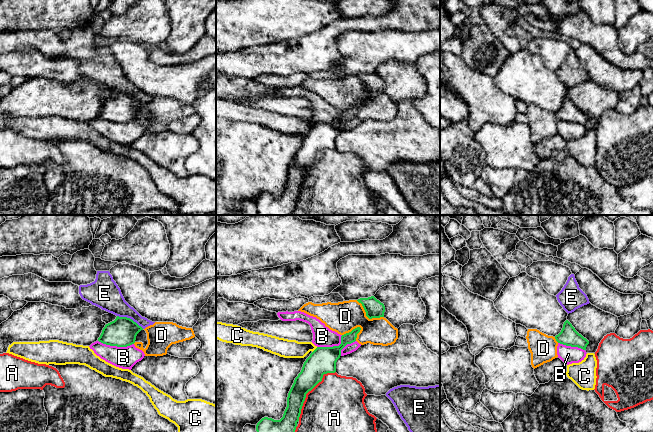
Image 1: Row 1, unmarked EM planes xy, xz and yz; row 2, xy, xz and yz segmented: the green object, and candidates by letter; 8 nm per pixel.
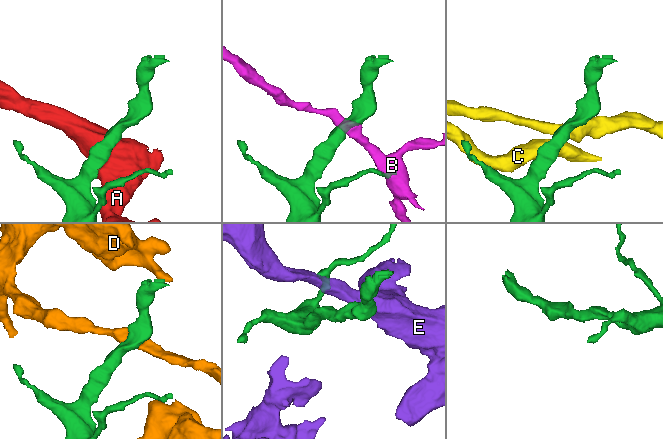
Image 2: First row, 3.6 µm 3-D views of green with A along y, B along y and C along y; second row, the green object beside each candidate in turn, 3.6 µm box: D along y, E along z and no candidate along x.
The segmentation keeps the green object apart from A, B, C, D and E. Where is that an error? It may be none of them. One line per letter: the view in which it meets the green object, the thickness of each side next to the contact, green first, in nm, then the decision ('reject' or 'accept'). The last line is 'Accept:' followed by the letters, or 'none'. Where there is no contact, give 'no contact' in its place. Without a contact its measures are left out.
A: xz | 200/480 nm | reject
B: xy | 240/180 nm | reject
C: xz | 220/150 nm | reject
D: xz | 150/260 nm | reject
E: xy | 240/220 nm | reject
Accept: none

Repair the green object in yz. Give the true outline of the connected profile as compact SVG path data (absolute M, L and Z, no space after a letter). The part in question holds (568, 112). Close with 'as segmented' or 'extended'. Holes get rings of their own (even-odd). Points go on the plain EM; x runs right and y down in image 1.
M568 96L564 98L561 108L555 112L555 115L560 120L583 126L586 126L589 120L589 117L576 107Z; as segmented

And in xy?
M117 92L114 97L105 101L98 117L110 122L127 123L135 119L141 106L143 104L132 95Z; as segmented

